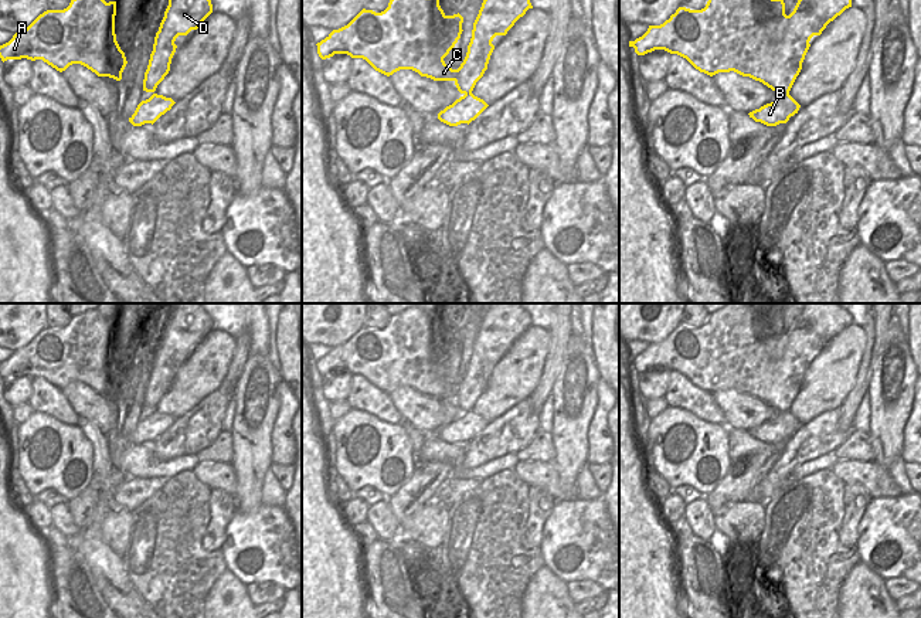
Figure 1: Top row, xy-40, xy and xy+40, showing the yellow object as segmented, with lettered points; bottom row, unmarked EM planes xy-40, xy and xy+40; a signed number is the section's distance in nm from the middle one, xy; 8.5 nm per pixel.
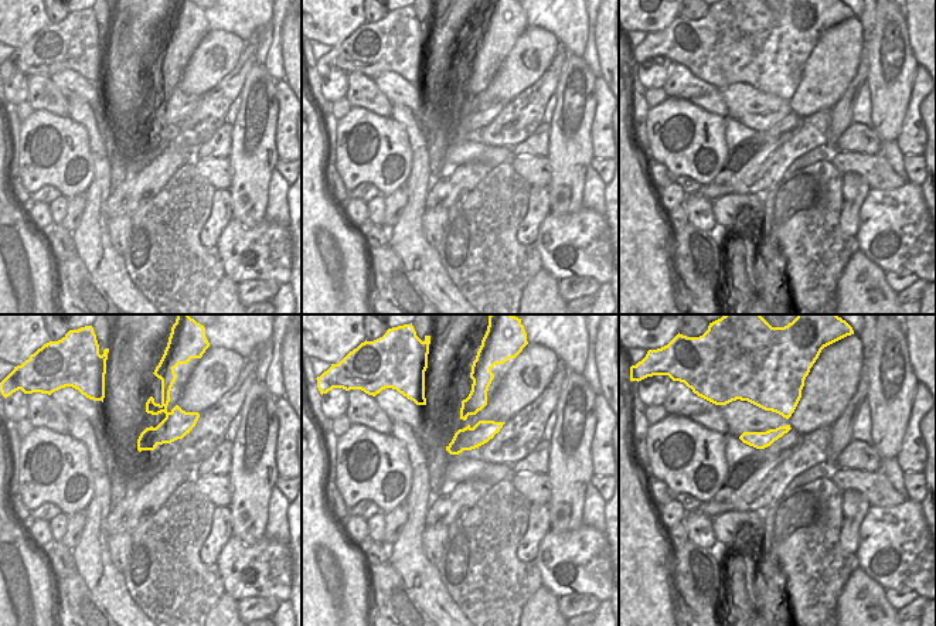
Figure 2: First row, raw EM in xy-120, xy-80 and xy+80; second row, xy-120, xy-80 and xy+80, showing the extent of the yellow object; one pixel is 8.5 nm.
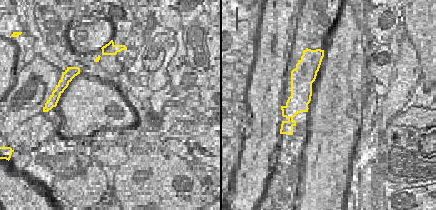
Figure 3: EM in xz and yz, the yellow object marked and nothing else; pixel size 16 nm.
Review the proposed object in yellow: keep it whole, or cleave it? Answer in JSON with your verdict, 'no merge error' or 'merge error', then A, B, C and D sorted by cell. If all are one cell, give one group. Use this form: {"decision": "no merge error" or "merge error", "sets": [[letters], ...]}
{"decision": "merge error", "sets": [["A", "C", "D"], ["B"]]}

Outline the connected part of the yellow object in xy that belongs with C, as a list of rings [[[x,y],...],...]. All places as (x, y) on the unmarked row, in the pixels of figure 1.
[[[490,303],[473,340],[466,374],[458,387],[449,386],[443,376],[460,356],[463,335],[459,330],[453,333],[443,330],[439,323],[439,309],[434,309],[426,315],[417,305],[392,315],[388,325],[381,330],[363,326],[347,343],[333,347],[324,357],[317,360],[317,371],[322,377],[334,371],[363,376],[375,388],[387,394],[400,387],[412,387],[434,398],[453,398],[460,411],[472,411],[476,400],[487,387],[495,367],[493,356],[506,353],[529,326],[533,326],[530,315],[519,303]]]

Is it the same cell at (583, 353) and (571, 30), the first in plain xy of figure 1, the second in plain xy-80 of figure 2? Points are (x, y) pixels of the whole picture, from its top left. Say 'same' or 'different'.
different

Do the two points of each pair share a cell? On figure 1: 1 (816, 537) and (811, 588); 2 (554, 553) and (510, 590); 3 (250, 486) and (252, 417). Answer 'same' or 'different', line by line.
1: same
2: different
3: same

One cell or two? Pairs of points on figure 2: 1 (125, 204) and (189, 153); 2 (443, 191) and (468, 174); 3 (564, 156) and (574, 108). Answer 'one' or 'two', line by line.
1: one
2: one
3: one

